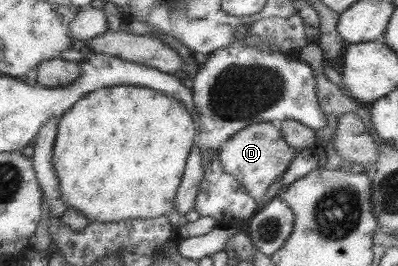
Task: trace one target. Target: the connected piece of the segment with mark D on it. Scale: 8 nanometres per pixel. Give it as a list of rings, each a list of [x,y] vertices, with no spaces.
[[[274,122],[253,123],[224,143],[220,155],[225,170],[238,178],[247,192],[263,203],[270,188],[278,185],[284,174],[294,171],[298,150],[284,139],[280,125]]]

